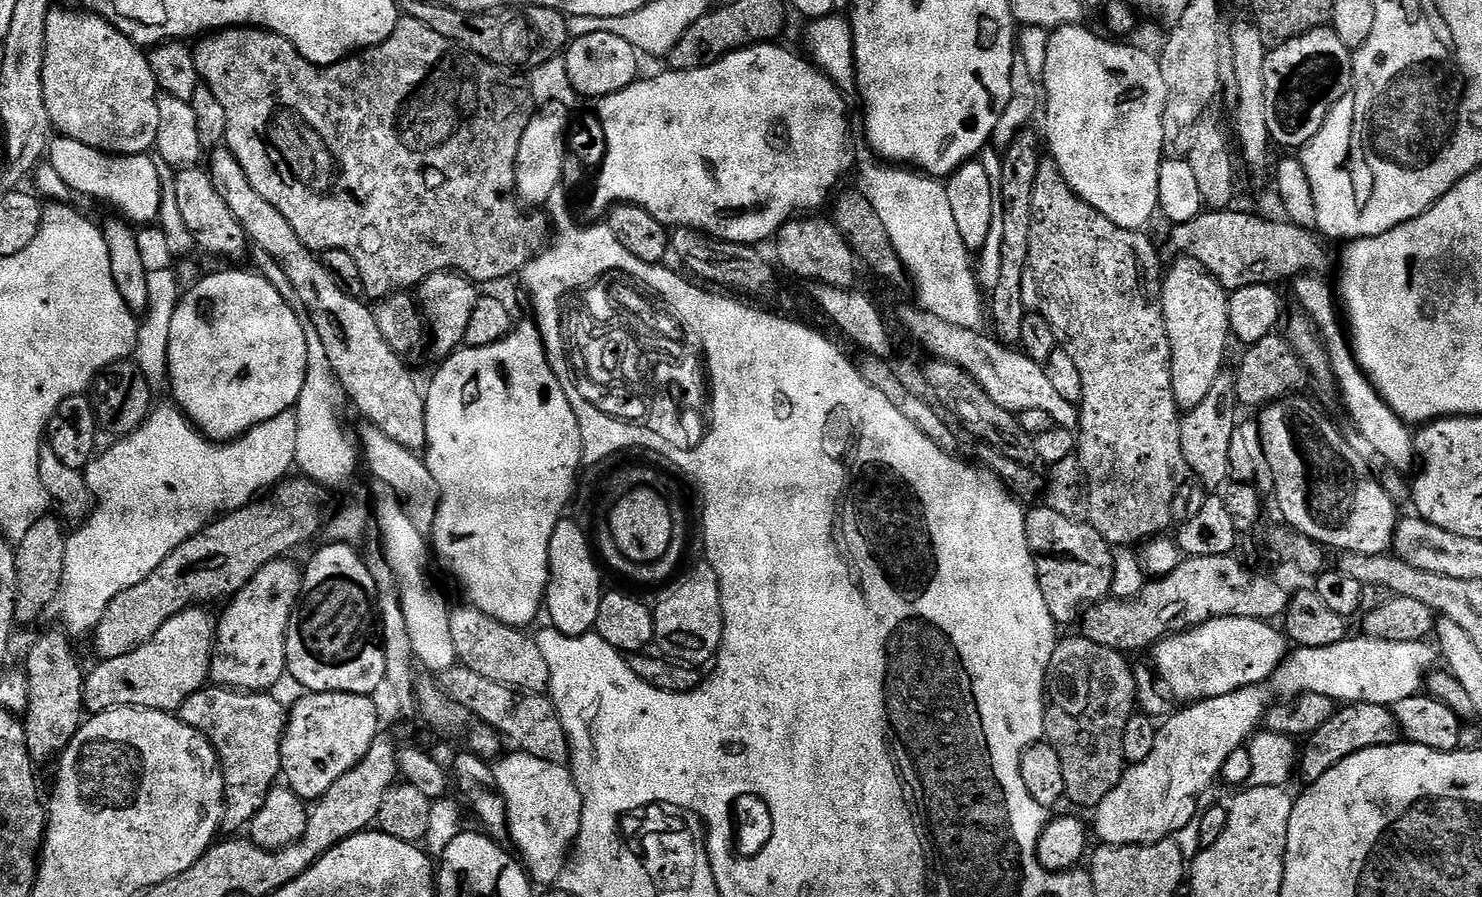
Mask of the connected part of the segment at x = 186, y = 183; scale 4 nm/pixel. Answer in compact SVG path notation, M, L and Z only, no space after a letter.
M193 166L179 169L175 173L172 185L178 214L182 214L182 222L186 222L186 227L194 238L196 248L201 253L223 257L228 262L236 262L239 261L236 259L247 248L247 252L249 251L248 235L242 230L238 218L234 218L234 214L230 214L230 208L226 206L226 202L222 202L222 196L218 194L218 190L214 190L214 182L203 167Z

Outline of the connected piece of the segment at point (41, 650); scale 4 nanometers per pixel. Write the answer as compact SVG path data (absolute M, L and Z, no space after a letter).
M67 631L44 632L32 644L28 661L22 665L28 678L28 706L22 713L28 756L37 765L55 761L74 738L85 719L84 677L80 660L72 649L73 637Z

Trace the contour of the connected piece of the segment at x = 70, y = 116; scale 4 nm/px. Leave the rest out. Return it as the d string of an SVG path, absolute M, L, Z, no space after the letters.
M53 7L46 18L46 40L44 42L44 65L42 66L42 94L46 98L46 110L50 114L50 122L53 129L61 136L68 136L72 140L82 142L99 152L106 152L113 156L143 156L151 153L156 147L158 138L158 104L156 97L158 89L154 70L150 70L150 62L145 49L135 44L130 38L119 32L109 20L103 20L94 12L87 10L75 10L71 12L68 8Z

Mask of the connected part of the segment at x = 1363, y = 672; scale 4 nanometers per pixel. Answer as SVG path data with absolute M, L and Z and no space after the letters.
M1363 634L1354 636L1334 646L1296 648L1272 675L1270 687L1284 698L1313 692L1344 704L1370 702L1391 706L1402 702L1402 698L1417 695L1433 667L1431 664L1438 660L1437 649L1422 640L1386 642Z

